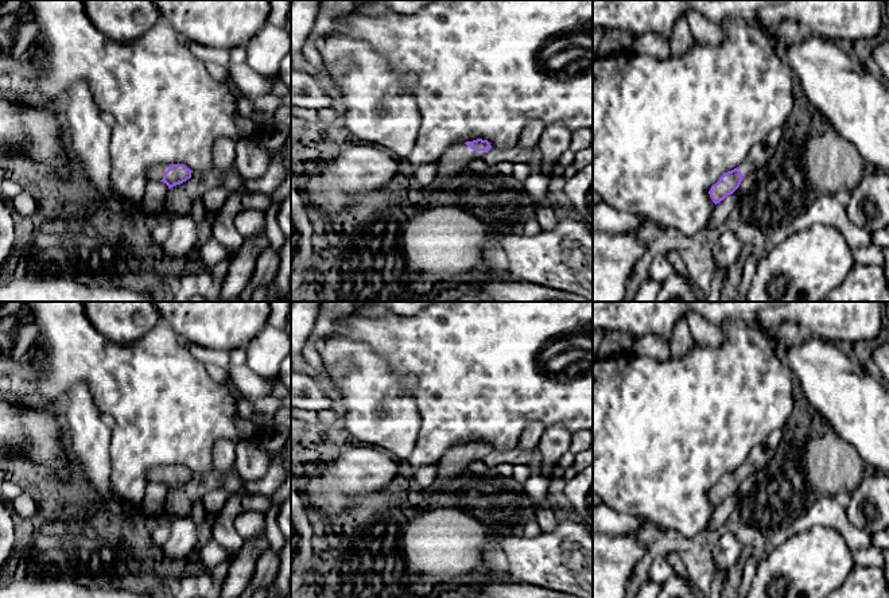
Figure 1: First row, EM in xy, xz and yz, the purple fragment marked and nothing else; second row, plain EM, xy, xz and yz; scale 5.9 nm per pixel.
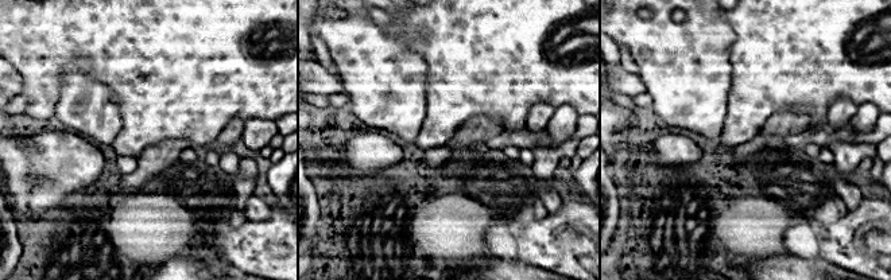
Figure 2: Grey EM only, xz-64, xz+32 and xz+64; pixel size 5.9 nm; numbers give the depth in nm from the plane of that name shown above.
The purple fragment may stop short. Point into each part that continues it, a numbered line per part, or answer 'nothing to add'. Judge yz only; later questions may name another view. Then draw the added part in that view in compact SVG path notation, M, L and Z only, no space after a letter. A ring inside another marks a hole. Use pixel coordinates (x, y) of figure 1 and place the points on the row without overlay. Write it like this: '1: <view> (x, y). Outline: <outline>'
1: yz (759, 458). Outline: M765 444L752 448L749 457L738 467L742 479L757 475L772 459L775 454L773 448L768 448Z

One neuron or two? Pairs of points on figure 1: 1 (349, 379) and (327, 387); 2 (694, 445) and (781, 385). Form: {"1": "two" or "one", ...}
{"1": "two", "2": "one"}

